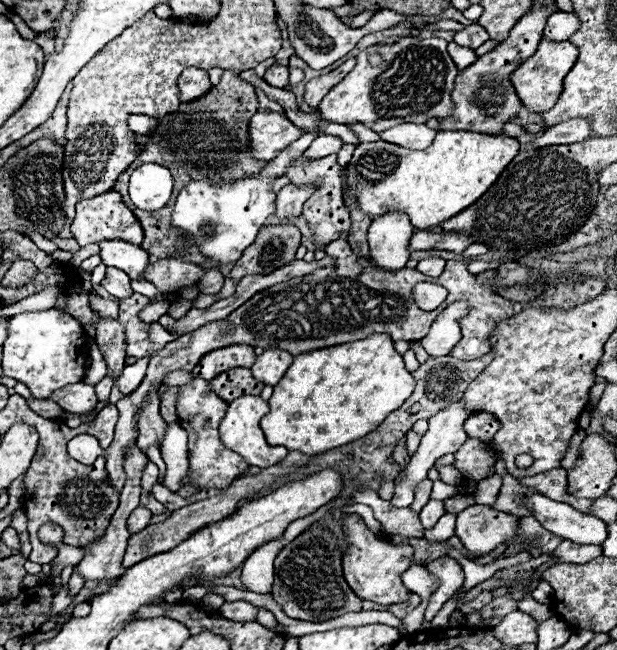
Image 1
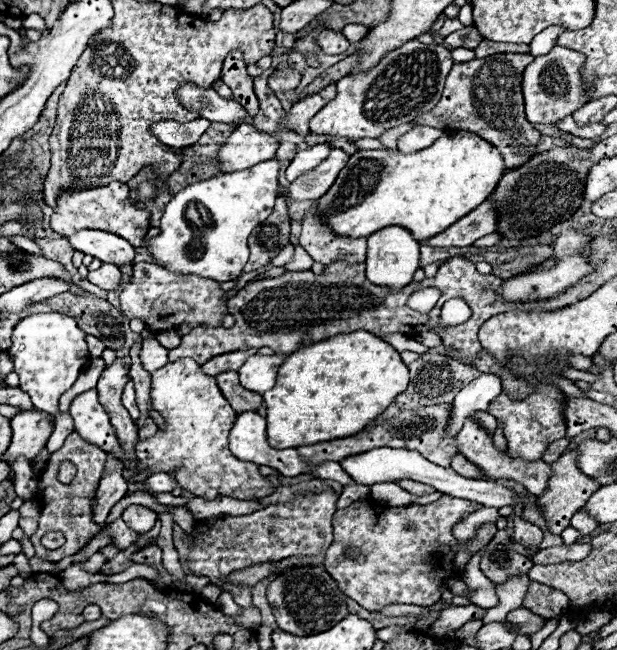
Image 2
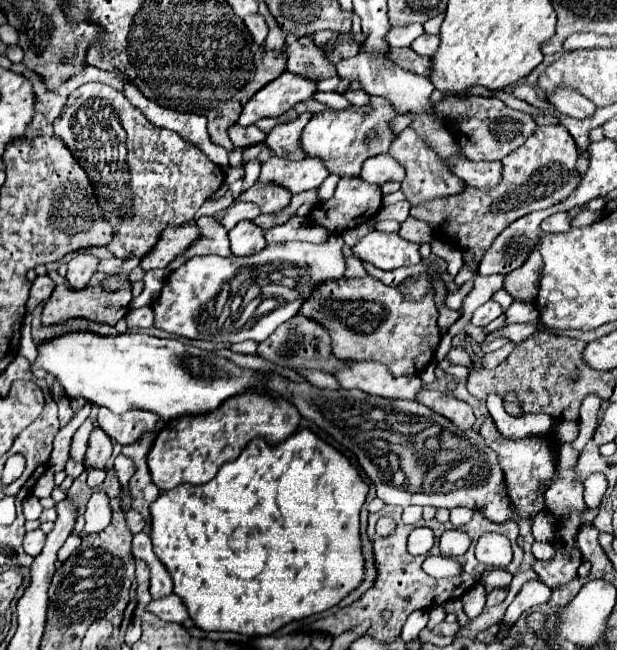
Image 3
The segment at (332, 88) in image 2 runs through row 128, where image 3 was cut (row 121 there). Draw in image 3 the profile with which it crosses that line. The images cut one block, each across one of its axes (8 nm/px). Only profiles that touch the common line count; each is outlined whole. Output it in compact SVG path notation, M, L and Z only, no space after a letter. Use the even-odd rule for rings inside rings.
M306 112L296 120L282 122L278 126L274 126L274 130L266 138L266 146L272 150L272 154L278 158L286 158L286 160L304 158L304 152L300 150L298 140L300 140L300 134L310 118L312 118L312 114Z

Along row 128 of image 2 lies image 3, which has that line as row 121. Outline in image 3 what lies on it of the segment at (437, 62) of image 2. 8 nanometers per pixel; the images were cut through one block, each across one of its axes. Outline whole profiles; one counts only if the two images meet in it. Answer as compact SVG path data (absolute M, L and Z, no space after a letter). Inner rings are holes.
M372 98L368 106L350 106L348 110L326 110L316 114L304 128L300 136L300 148L308 158L318 158L324 162L326 170L336 176L360 176L364 160L386 154L394 132L390 130L390 120L394 118L392 106L384 98Z

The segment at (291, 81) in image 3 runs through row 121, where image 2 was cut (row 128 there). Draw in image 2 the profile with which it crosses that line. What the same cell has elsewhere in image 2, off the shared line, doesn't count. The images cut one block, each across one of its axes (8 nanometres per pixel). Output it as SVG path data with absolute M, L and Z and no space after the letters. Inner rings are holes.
M242 124L226 140L218 152L218 162L222 172L232 172L240 168L252 168L260 160L268 160L276 154L280 144L278 134L266 134L256 130L252 124Z

